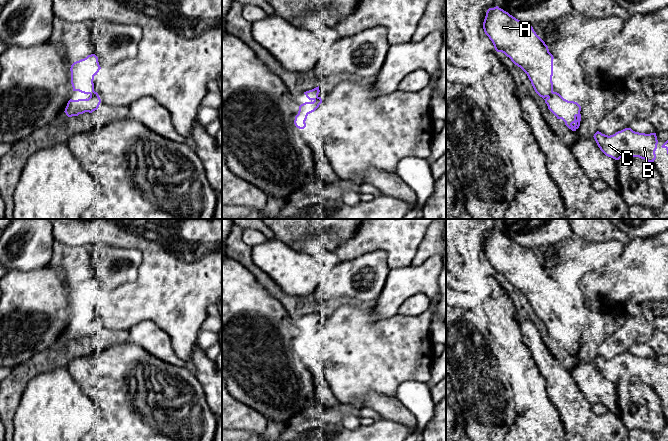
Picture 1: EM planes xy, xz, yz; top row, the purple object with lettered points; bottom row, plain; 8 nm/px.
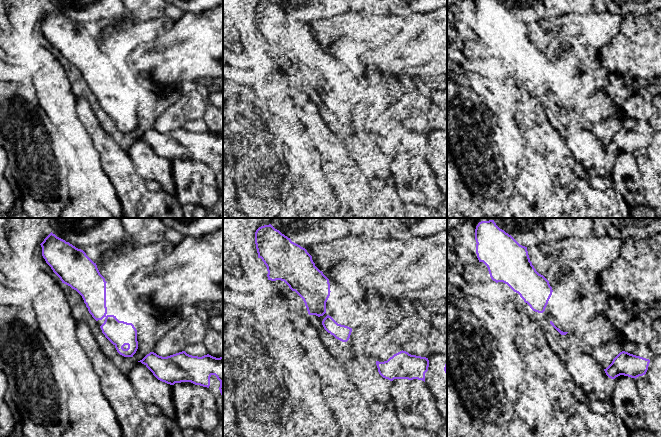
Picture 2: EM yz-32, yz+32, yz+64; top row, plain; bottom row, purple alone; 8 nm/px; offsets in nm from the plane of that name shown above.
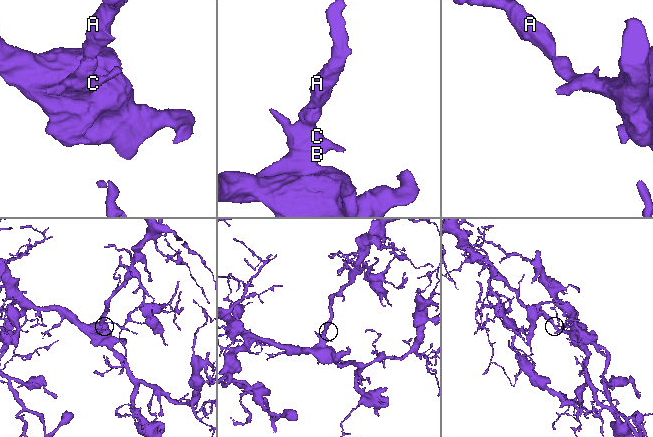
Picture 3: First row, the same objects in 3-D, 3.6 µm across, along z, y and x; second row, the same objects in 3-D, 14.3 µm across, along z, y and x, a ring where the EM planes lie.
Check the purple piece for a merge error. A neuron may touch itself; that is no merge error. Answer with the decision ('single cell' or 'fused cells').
single cell

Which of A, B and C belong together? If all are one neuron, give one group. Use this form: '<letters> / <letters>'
A B C

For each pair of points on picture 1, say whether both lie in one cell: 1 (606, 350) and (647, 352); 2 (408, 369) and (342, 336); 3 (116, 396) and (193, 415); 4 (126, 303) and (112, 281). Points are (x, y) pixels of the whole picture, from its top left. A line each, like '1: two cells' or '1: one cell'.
1: two cells
2: one cell
3: one cell
4: two cells

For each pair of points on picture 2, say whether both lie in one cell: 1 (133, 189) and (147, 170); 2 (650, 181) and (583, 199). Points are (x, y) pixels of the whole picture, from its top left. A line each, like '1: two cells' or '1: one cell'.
1: two cells
2: two cells

